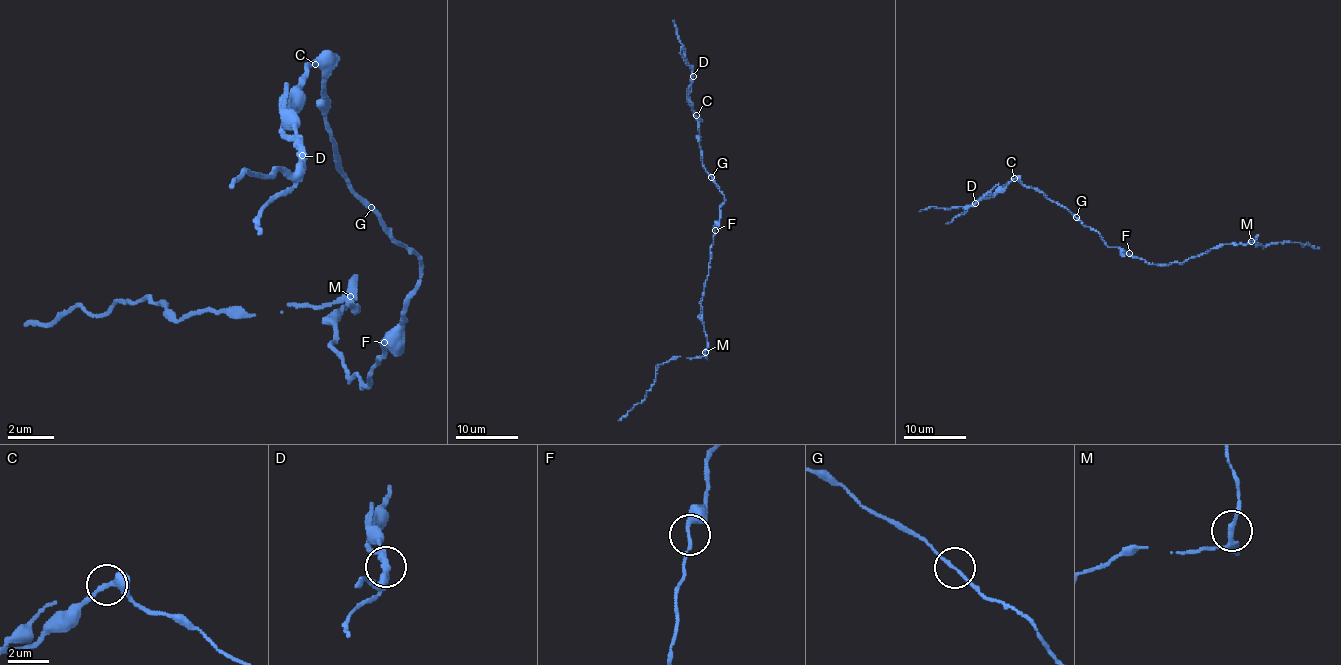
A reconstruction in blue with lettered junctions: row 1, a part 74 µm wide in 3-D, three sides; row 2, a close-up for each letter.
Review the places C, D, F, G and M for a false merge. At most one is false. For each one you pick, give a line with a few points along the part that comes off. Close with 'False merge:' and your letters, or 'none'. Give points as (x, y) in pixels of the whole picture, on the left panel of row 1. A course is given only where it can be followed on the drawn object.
D: course (303, 157), (297, 180), (257, 221), (263, 232)
False merge: D

